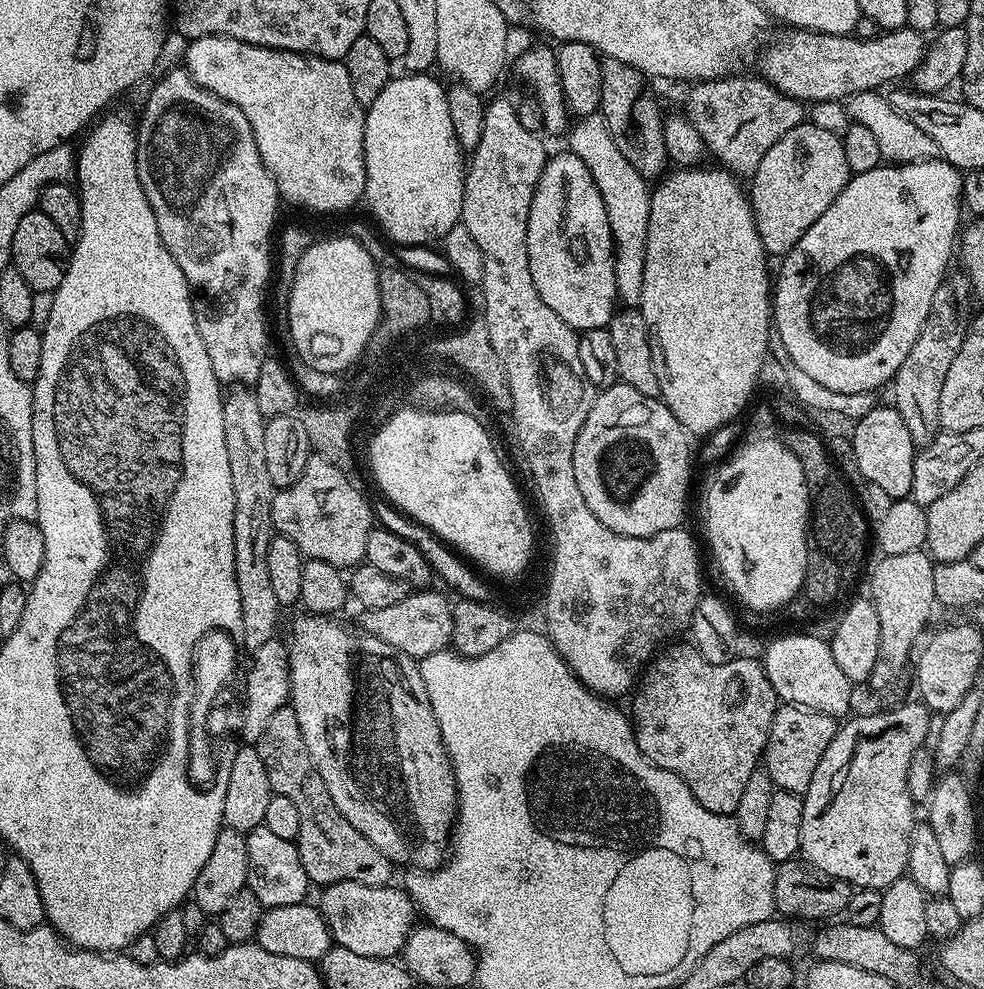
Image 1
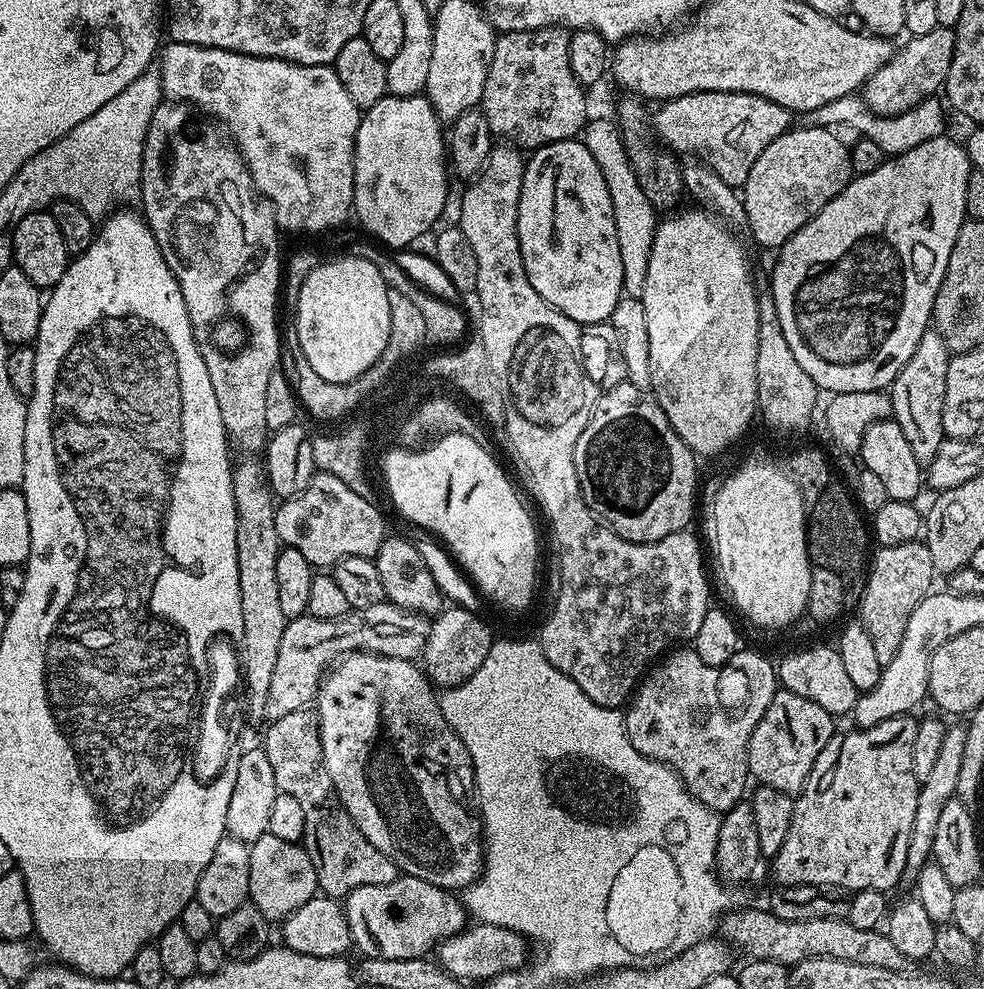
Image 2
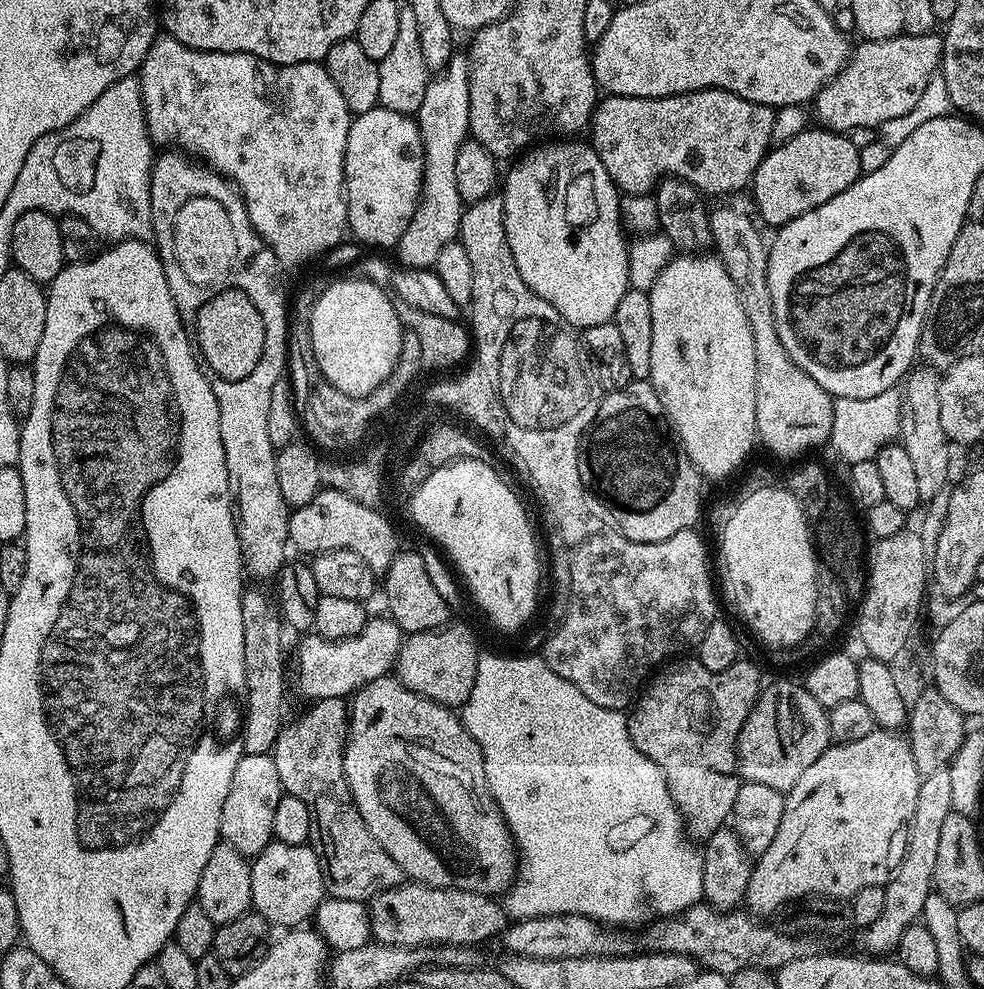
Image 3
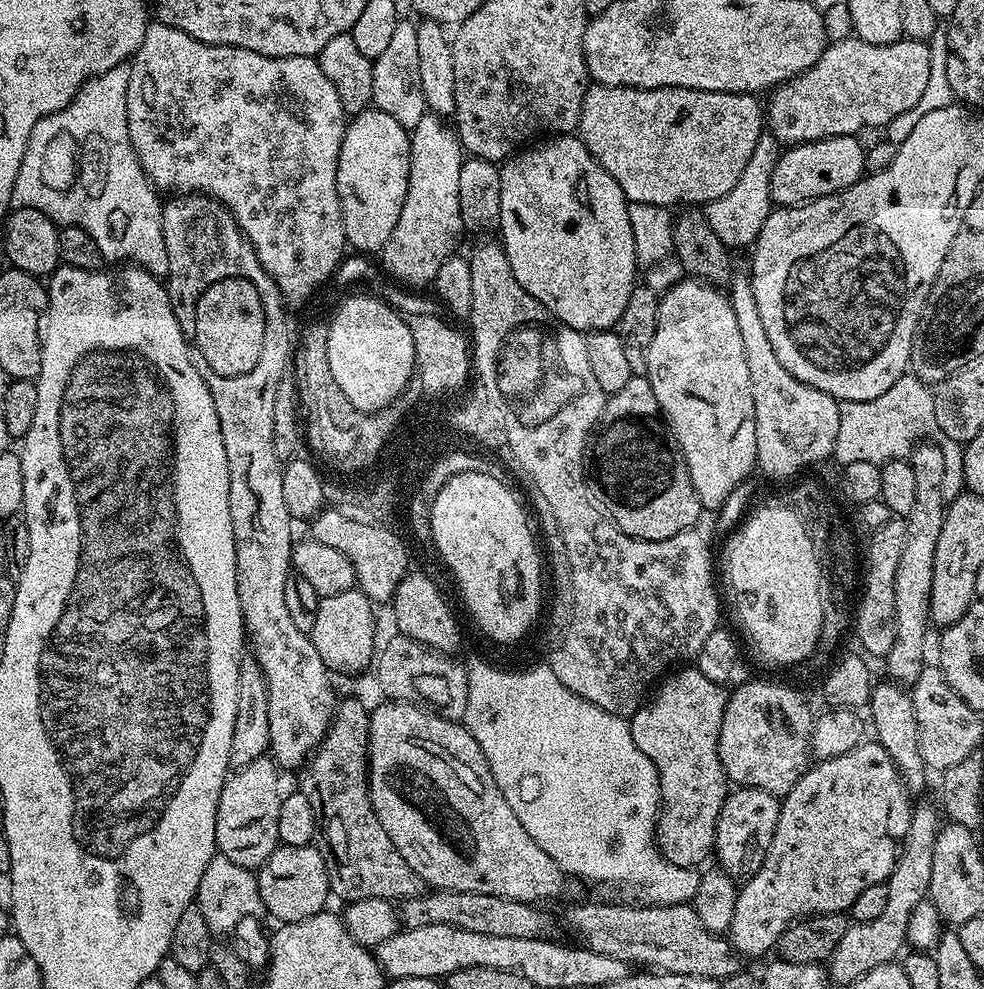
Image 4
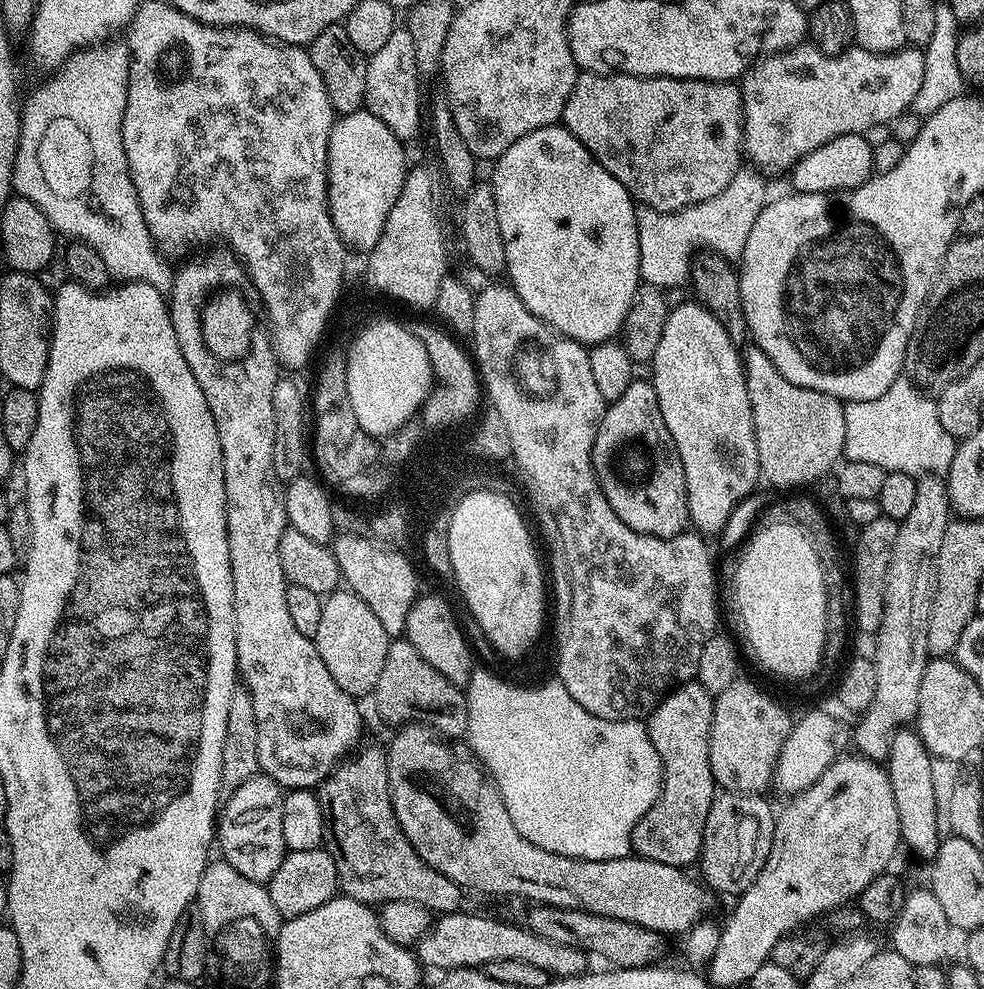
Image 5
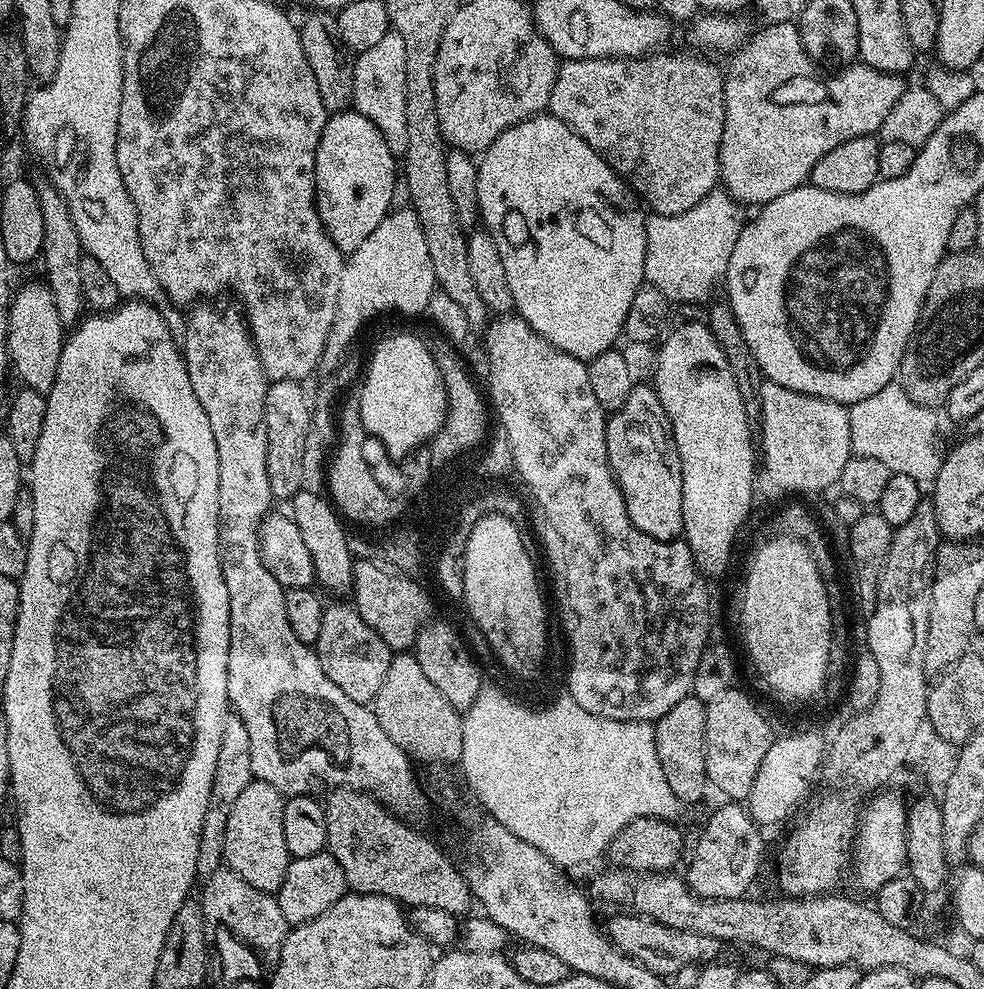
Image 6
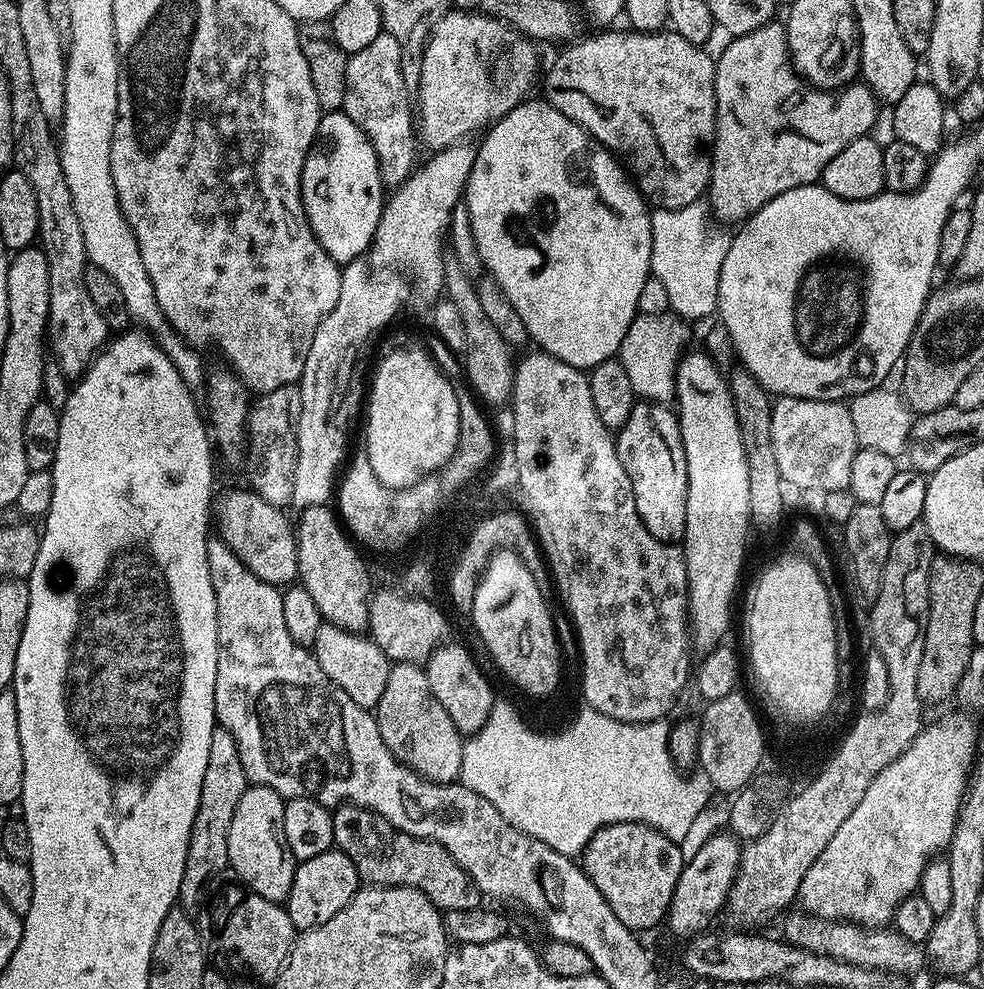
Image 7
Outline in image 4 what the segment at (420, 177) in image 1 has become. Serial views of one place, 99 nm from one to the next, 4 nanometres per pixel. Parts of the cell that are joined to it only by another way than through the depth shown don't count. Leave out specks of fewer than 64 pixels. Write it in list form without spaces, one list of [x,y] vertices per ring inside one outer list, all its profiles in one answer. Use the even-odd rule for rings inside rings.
[[[365,110],[355,113],[347,121],[342,146],[338,154],[338,202],[342,210],[344,239],[357,253],[379,253],[386,246],[394,226],[398,226],[398,214],[402,214],[402,202],[406,202],[406,186],[410,178],[409,129],[398,126],[394,118],[385,112]]]

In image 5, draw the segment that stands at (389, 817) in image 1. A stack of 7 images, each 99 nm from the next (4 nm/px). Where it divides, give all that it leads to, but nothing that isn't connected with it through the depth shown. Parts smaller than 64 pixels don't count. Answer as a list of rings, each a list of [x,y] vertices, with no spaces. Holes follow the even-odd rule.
[[[409,722],[403,725],[397,732],[400,733],[389,744],[386,744],[386,751],[388,753],[390,802],[392,803],[394,814],[398,818],[398,826],[402,830],[402,834],[406,834],[410,846],[414,846],[418,858],[422,858],[422,862],[426,862],[426,866],[438,870],[438,874],[446,874],[446,878],[450,878],[450,882],[454,882],[461,890],[473,888],[476,892],[489,892],[492,896],[521,896],[522,899],[528,900],[527,902],[531,902],[532,904],[549,904],[555,908],[582,910],[583,912],[598,914],[606,918],[618,918],[622,922],[637,924],[646,930],[654,930],[661,934],[669,934],[668,932],[687,934],[695,924],[709,915],[708,911],[711,910],[712,899],[714,899],[713,893],[703,883],[697,882],[695,884],[687,876],[689,873],[685,869],[666,866],[666,862],[654,862],[635,854],[629,854],[622,858],[614,858],[613,860],[579,860],[578,858],[563,856],[562,854],[554,854],[550,850],[542,850],[538,846],[534,846],[534,842],[522,838],[522,834],[518,834],[514,822],[510,822],[510,812],[506,810],[499,790],[492,783],[488,773],[484,771],[480,761],[476,759],[476,755],[472,753],[472,749],[468,747],[467,743],[453,742],[451,739],[445,738],[441,733],[437,732],[435,727],[429,726],[424,722]]]

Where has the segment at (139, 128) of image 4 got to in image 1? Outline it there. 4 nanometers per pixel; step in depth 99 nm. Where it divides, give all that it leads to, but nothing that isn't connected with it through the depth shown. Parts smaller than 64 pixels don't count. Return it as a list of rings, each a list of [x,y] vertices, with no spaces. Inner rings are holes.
[[[207,36],[191,41],[182,61],[183,67],[206,90],[226,98],[250,122],[254,142],[266,170],[274,178],[281,197],[308,212],[344,212],[364,200],[366,162],[364,161],[365,109],[354,98],[350,74],[338,60],[305,56],[302,52],[283,52],[235,40],[229,36]]]

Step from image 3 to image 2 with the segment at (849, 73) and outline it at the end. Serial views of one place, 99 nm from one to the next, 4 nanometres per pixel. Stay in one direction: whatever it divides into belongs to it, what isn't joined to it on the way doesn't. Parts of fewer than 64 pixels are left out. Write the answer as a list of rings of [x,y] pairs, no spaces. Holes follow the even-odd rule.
[[[935,28],[930,34],[911,37],[893,51],[890,62],[882,66],[866,81],[862,89],[863,103],[868,111],[877,116],[897,116],[923,100],[935,97],[944,87],[946,74],[950,74],[950,62],[954,58],[955,31],[950,28]]]

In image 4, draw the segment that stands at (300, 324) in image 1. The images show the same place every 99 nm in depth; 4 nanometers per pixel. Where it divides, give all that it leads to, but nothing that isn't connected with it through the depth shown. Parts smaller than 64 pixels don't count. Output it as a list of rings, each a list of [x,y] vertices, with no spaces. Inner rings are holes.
[[[351,295],[345,300],[345,304],[337,310],[336,317],[328,324],[331,373],[334,374],[339,389],[358,411],[379,412],[387,404],[398,399],[401,392],[409,387],[413,372],[417,368],[414,338],[410,338],[407,319],[383,300]]]

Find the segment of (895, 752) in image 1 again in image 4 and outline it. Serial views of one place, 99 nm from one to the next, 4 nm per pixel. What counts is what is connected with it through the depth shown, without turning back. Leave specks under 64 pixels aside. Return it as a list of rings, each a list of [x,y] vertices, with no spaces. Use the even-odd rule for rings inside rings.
[[[862,742],[857,748],[851,748],[846,754],[832,756],[829,760],[820,760],[813,763],[798,778],[798,782],[780,800],[780,813],[778,814],[778,826],[774,826],[774,838],[768,847],[766,858],[762,866],[753,876],[739,885],[737,904],[734,906],[734,918],[726,933],[727,939],[741,957],[764,956],[775,949],[778,938],[787,930],[794,921],[801,917],[814,916],[817,912],[842,912],[847,913],[852,907],[854,898],[862,894],[870,886],[878,886],[887,882],[896,865],[896,859],[900,856],[900,848],[906,838],[906,830],[910,830],[910,818],[912,817],[913,801],[910,799],[908,787],[902,782],[890,754],[881,744],[875,742]]]

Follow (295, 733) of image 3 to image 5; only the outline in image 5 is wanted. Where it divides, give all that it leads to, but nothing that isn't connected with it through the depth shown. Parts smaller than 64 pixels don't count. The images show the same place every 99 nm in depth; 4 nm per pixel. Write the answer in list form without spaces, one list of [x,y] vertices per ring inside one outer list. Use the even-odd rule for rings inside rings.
[[[365,743],[359,750],[341,760],[339,766],[315,789],[318,802],[324,815],[323,847],[334,858],[336,883],[339,891],[345,896],[361,900],[363,904],[379,905],[386,900],[401,900],[402,902],[418,902],[426,906],[433,914],[461,911],[461,888],[446,874],[438,874],[410,846],[406,834],[398,826],[398,818],[390,802],[388,789],[388,753],[383,747]]]

